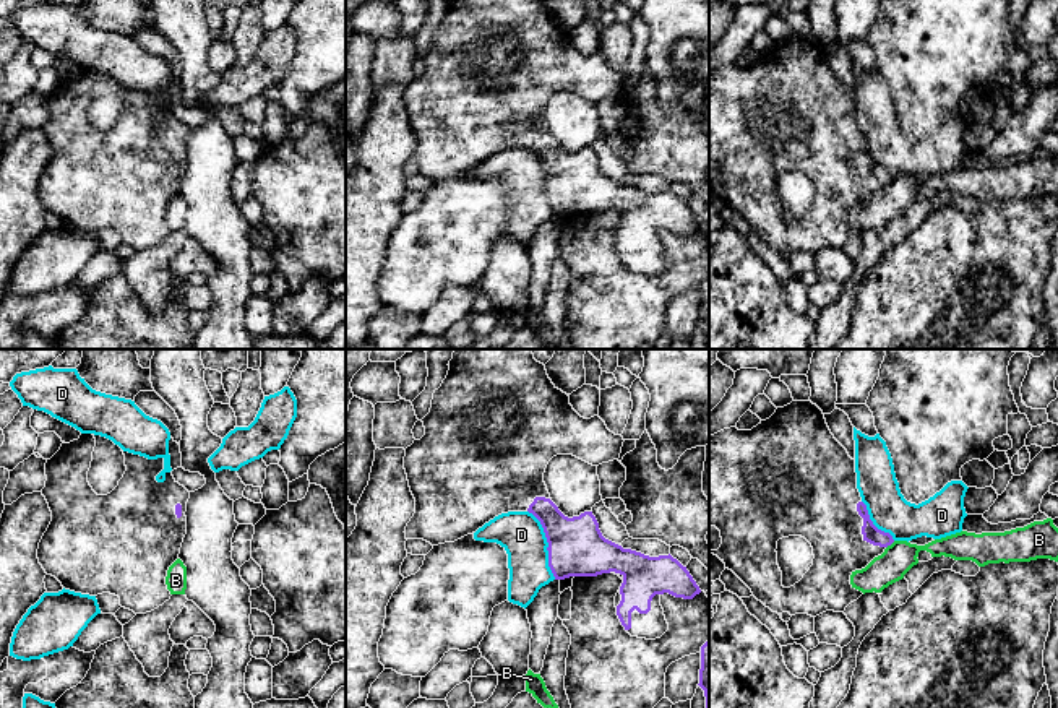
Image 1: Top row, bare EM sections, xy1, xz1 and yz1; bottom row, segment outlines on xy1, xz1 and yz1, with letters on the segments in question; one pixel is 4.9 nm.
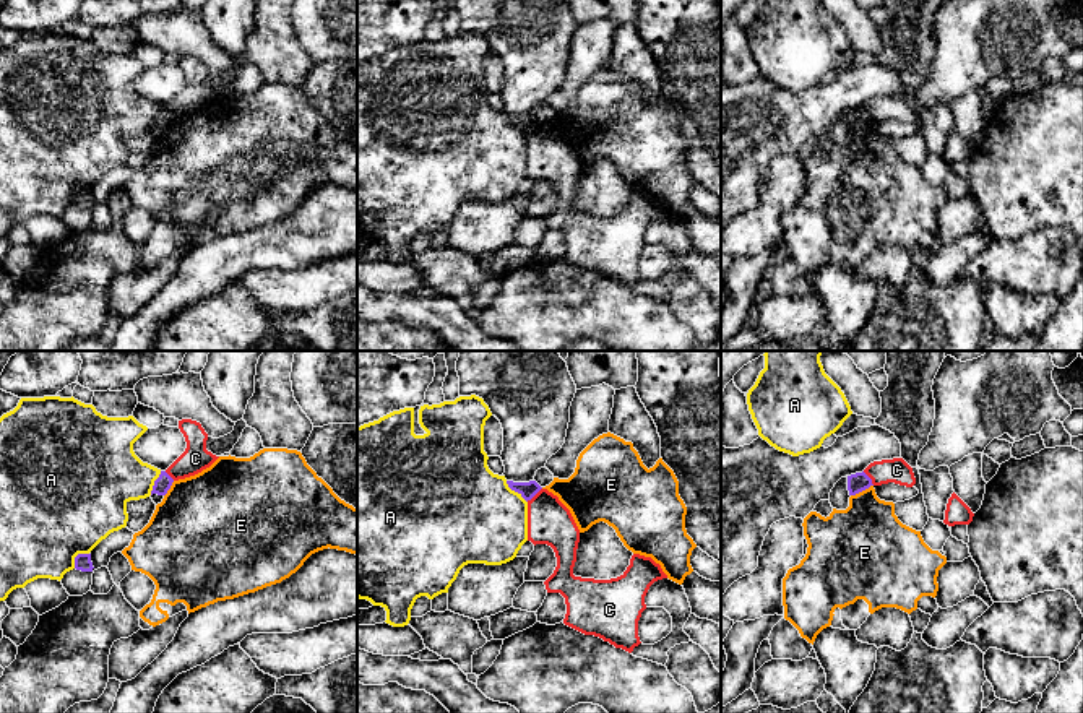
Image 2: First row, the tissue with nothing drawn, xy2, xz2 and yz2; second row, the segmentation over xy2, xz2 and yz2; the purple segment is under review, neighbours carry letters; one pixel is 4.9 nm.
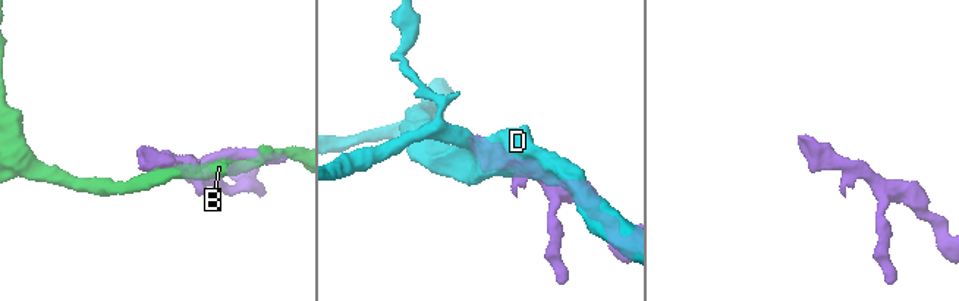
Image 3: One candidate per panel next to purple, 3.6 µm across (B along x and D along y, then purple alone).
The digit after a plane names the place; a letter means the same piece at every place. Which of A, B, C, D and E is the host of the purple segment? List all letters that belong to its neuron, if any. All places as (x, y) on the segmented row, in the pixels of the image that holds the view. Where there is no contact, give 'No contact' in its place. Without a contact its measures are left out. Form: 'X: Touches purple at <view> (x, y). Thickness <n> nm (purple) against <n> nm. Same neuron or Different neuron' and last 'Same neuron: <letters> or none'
A: Touches purple at xz2 (515, 491). Thickness 80 nm (purple) against 460 nm. Different neuron
B: Touches purple at yz1 (890, 544). Thickness 90 nm (purple) against 160 nm. Different neuron
C: Touches purple at xz2 (533, 496). Thickness 80 nm (purple) against 220 nm. Different neuron
D: Touches purple at xz1 (549, 544). Thickness 280 nm (purple) against 220 nm. Different neuron
E: Touches purple at yz2 (861, 491). Thickness 100 nm (purple) against 380 nm. Different neuron
Same neuron: none

